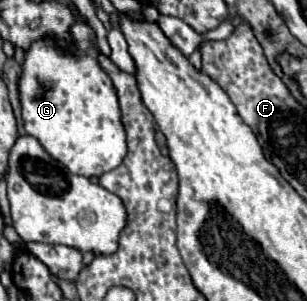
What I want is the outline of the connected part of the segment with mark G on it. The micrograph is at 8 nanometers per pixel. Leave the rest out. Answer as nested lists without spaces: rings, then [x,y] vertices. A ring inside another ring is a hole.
[[[73,22],[69,34],[75,42],[73,52],[59,48],[53,34],[45,34],[25,50],[23,72],[17,82],[19,102],[27,134],[35,136],[49,156],[67,166],[71,174],[93,178],[123,162],[127,154],[125,126],[113,82],[97,60],[95,32],[85,22]]]

